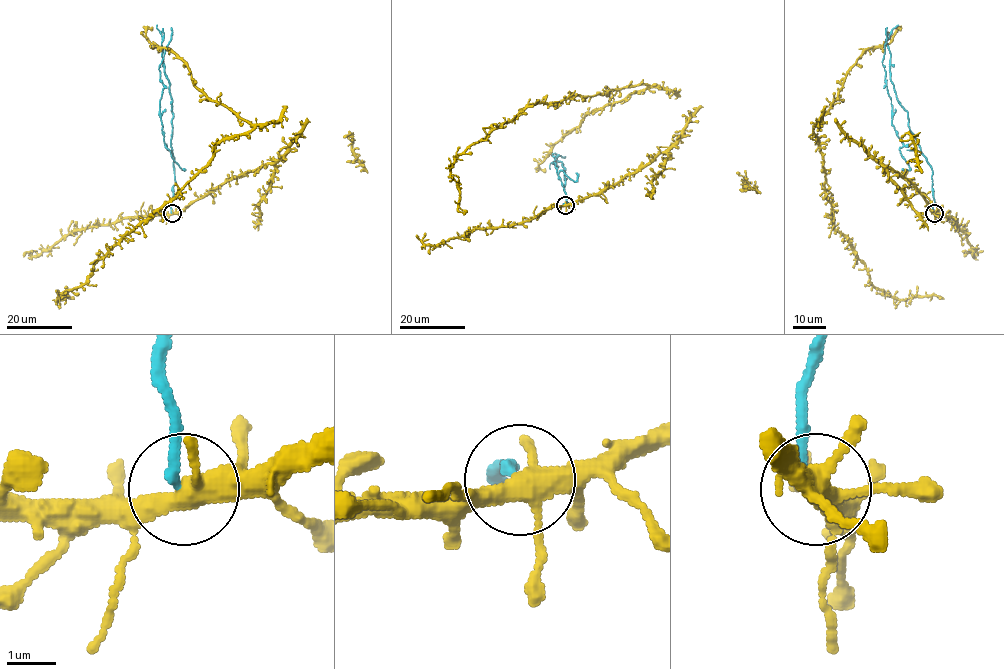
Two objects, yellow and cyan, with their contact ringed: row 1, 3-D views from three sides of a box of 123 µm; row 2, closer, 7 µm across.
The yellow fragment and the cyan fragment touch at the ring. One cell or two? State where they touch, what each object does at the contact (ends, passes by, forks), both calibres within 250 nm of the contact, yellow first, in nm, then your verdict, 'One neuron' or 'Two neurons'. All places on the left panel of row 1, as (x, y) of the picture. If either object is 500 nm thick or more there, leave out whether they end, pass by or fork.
Place: (172, 213). At the ring yellow forks. At the ring cyan ends. Thickness 400 nm (yellow) against 200 nm. Two neurons

